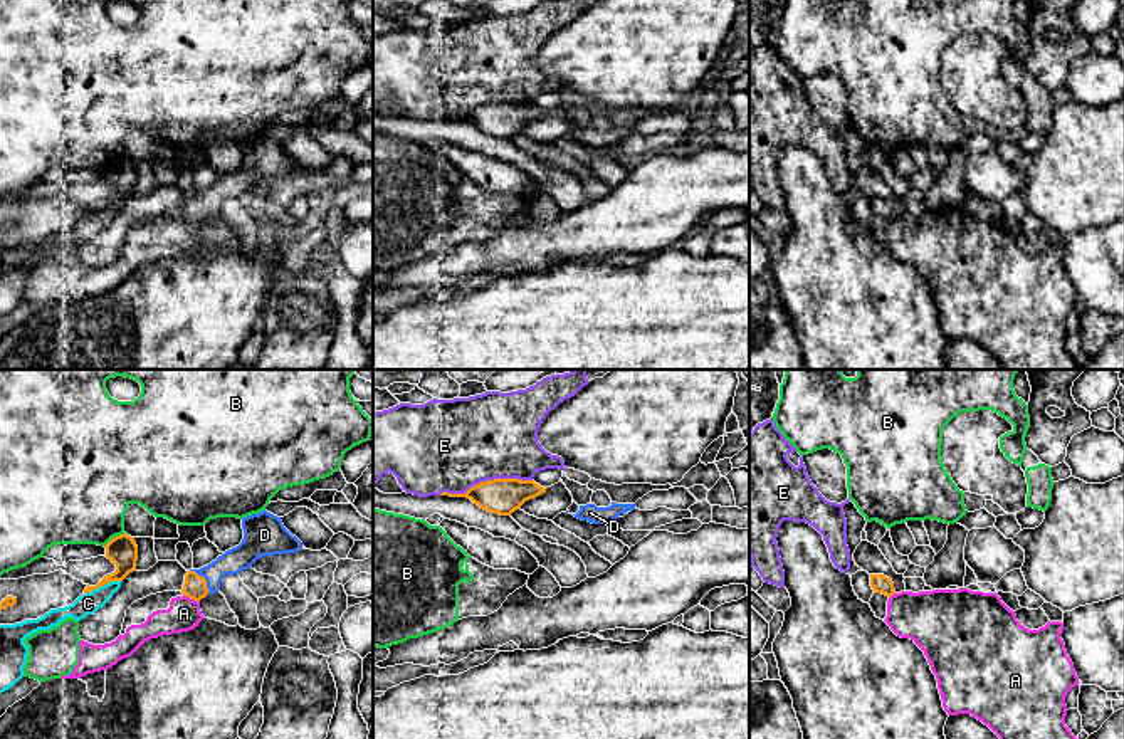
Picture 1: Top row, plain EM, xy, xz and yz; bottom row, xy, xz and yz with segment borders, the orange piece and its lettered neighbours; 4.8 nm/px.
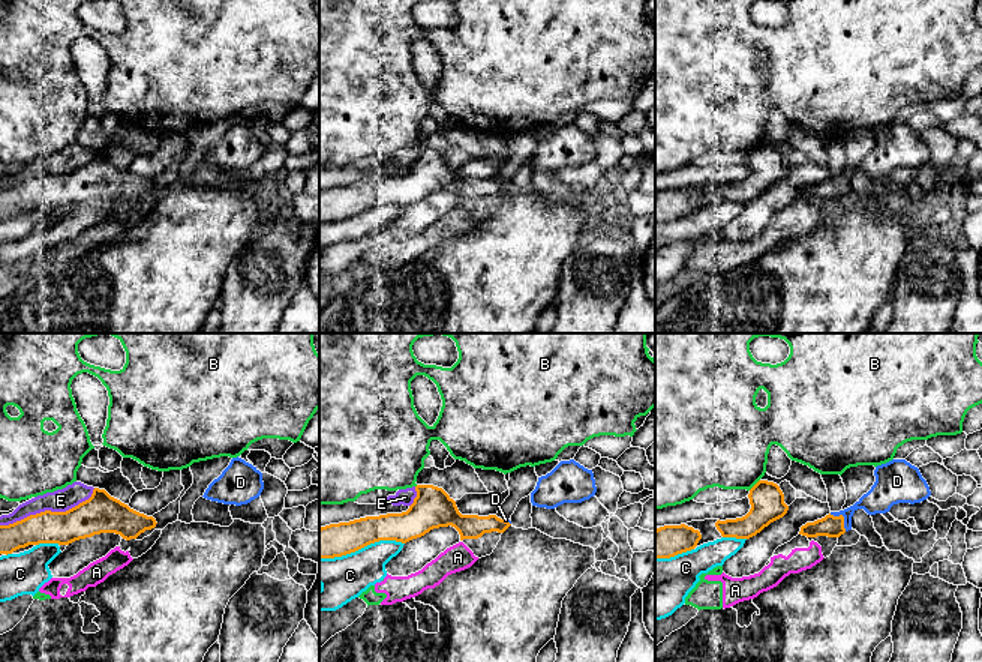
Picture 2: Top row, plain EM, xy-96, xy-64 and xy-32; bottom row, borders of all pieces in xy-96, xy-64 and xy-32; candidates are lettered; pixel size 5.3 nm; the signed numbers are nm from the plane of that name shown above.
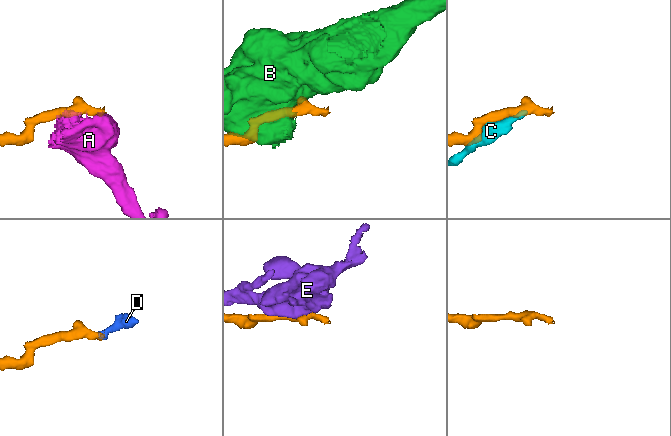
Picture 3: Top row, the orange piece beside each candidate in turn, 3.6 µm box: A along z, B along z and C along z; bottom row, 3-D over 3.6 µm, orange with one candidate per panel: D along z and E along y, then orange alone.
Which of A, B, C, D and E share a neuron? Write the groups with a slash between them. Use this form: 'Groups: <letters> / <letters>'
Groups: A B / C / D / E

